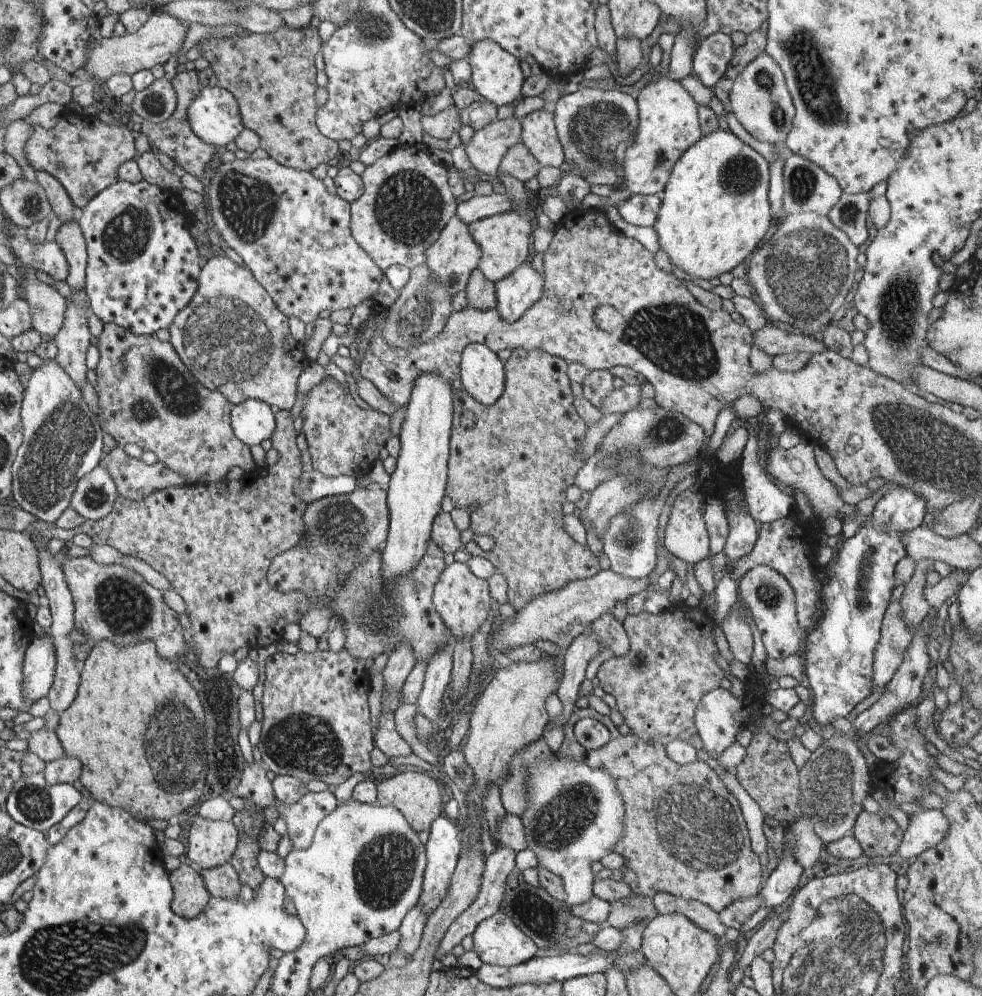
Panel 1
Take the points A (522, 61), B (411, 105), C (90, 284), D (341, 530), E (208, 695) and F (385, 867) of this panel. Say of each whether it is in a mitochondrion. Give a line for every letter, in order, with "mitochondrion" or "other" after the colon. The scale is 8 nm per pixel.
A: other
B: other
C: other
D: mitochondrion
E: mitochondrion
F: mitochondrion

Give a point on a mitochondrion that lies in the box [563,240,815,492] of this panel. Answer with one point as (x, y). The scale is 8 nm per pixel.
(672, 336)

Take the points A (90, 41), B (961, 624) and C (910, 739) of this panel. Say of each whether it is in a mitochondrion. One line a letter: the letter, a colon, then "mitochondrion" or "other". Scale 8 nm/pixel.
A: other
B: other
C: mitochondrion

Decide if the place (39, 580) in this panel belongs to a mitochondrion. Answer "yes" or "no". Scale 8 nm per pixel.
no

